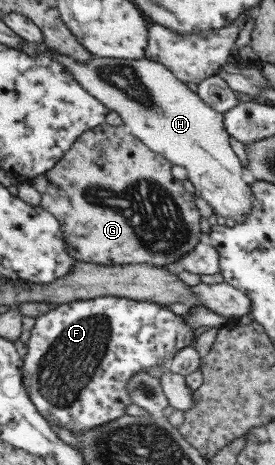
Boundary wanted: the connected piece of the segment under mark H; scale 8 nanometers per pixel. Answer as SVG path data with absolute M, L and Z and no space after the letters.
M45 42L34 44L37 52L49 52L49 56L61 62L66 71L72 73L72 77L78 84L99 100L109 111L117 112L128 131L139 138L148 148L164 156L173 165L183 166L188 171L187 178L195 186L195 195L204 198L213 208L217 216L232 218L238 224L244 222L253 210L251 199L251 186L242 178L242 164L240 158L228 143L229 134L223 123L223 113L210 108L199 96L192 92L187 85L162 63L148 60L146 57L140 60L100 58L92 55L85 63L53 51Z

